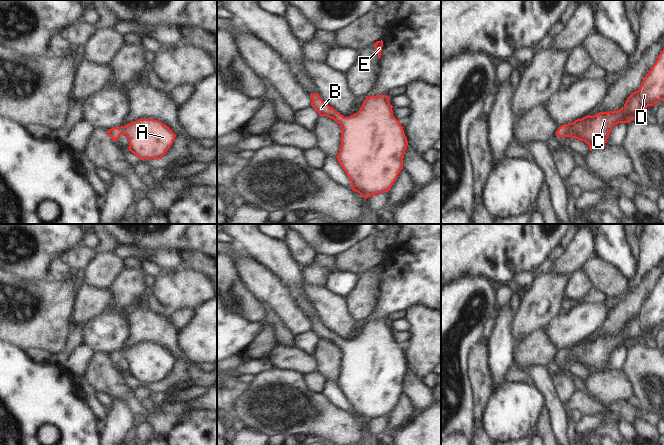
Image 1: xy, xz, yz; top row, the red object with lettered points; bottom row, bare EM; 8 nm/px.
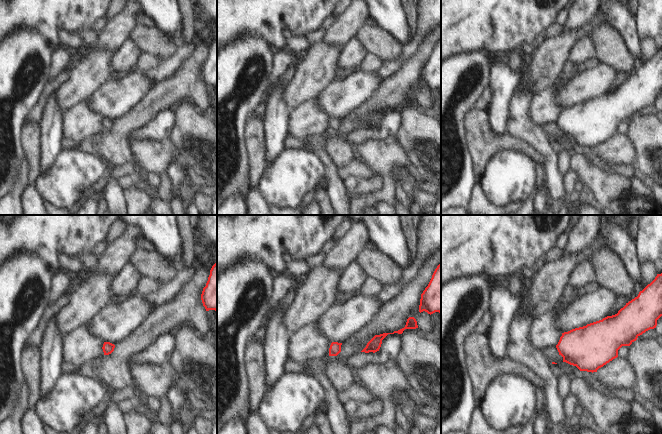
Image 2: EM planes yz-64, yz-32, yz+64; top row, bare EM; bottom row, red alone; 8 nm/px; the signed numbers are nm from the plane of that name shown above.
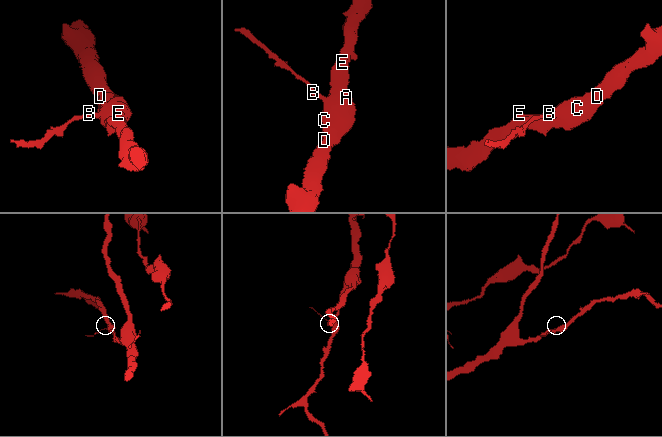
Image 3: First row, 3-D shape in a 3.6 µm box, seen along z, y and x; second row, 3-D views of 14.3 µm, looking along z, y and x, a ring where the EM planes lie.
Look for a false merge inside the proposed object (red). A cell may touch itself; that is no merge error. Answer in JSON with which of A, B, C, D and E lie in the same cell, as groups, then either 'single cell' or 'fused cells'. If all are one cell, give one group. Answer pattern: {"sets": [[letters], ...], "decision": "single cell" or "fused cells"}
{"sets": [["A", "B", "C", "D", "E"]], "decision": "single cell"}

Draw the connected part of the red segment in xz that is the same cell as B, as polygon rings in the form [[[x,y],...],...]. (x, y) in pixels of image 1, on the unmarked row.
[[[314,317],[310,319],[311,330],[320,340],[333,343],[341,351],[341,371],[337,379],[338,387],[351,404],[351,413],[365,423],[388,416],[403,393],[403,382],[408,370],[403,351],[393,340],[393,330],[387,319],[367,321],[360,334],[344,341]]]

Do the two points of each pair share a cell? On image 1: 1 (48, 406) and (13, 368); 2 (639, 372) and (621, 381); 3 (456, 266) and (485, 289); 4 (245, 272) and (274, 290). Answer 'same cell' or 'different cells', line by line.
1: same cell
2: different cells
3: different cells
4: same cell

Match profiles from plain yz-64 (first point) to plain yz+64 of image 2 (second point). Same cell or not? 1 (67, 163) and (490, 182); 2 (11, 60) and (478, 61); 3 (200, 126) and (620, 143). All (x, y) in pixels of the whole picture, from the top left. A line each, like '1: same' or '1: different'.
1: same
2: same
3: different

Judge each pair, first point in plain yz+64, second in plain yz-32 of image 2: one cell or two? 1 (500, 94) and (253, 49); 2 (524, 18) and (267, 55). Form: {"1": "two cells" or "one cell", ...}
{"1": "two cells", "2": "two cells"}

